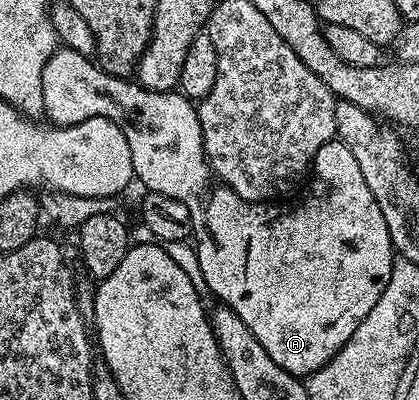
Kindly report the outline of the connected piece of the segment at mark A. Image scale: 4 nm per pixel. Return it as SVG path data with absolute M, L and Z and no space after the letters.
M59 46L53 51L51 58L47 58L47 66L43 66L43 106L48 123L53 126L78 124L101 116L105 120L115 122L115 126L119 126L119 130L123 130L123 138L127 138L131 150L133 174L139 184L141 180L142 189L167 194L187 206L193 223L191 240L197 250L199 270L203 270L203 278L207 282L210 293L214 297L218 296L221 299L218 301L222 305L235 310L235 314L239 314L239 318L243 318L247 330L251 330L251 334L255 334L255 338L259 338L259 346L263 346L263 350L267 350L267 354L271 354L271 359L279 366L283 366L283 370L287 370L291 375L308 378L321 369L324 364L331 362L331 358L335 358L335 354L339 354L339 350L349 341L351 334L355 334L355 330L359 330L359 322L363 322L363 318L367 318L367 314L371 314L371 309L375 306L375 302L379 302L383 290L387 290L387 282L391 282L391 270L395 259L391 234L387 230L387 222L383 222L383 210L379 210L379 202L375 202L375 194L371 194L371 186L367 186L367 178L363 178L363 170L359 170L359 162L355 158L355 154L351 154L351 150L341 140L334 138L323 146L319 146L311 165L313 189L310 190L309 197L298 208L289 208L286 212L280 212L279 209L273 208L277 206L239 198L239 194L235 194L230 188L224 186L213 188L215 177L212 168L209 167L209 160L205 157L197 109L194 101L181 95L180 91L149 92L142 84L138 84L132 79L124 76L112 76L110 72L105 72L100 64L94 62L90 57L79 54L79 50Z

